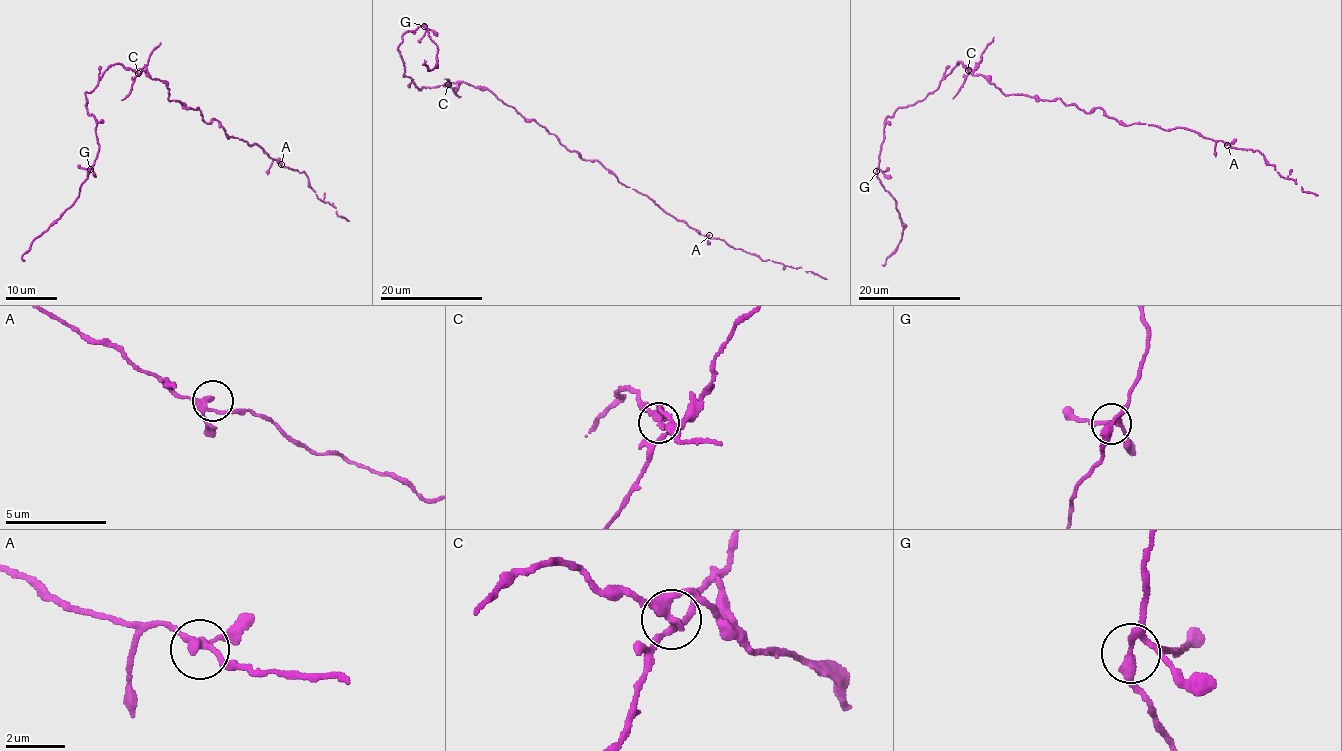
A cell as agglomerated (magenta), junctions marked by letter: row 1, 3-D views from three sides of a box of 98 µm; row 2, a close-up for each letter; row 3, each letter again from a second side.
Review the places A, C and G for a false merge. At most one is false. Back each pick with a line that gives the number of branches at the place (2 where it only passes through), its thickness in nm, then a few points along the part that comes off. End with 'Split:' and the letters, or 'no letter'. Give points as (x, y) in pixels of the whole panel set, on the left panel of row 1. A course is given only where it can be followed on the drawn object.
C: 4 branches meet; 280 nm thick; foreign part runs (138, 73), (160, 42)
Split: C

